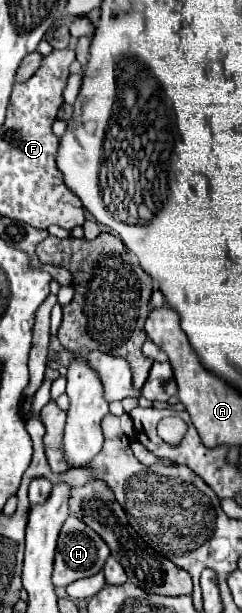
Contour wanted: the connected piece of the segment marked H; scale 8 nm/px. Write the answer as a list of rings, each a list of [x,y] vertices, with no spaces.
[[[68,515],[68,519],[62,525],[60,537],[58,537],[58,553],[55,553],[52,581],[58,587],[68,587],[76,579],[84,579],[84,577],[90,577],[102,571],[108,557],[110,557],[110,549],[98,537],[98,533],[94,533],[82,519]]]

